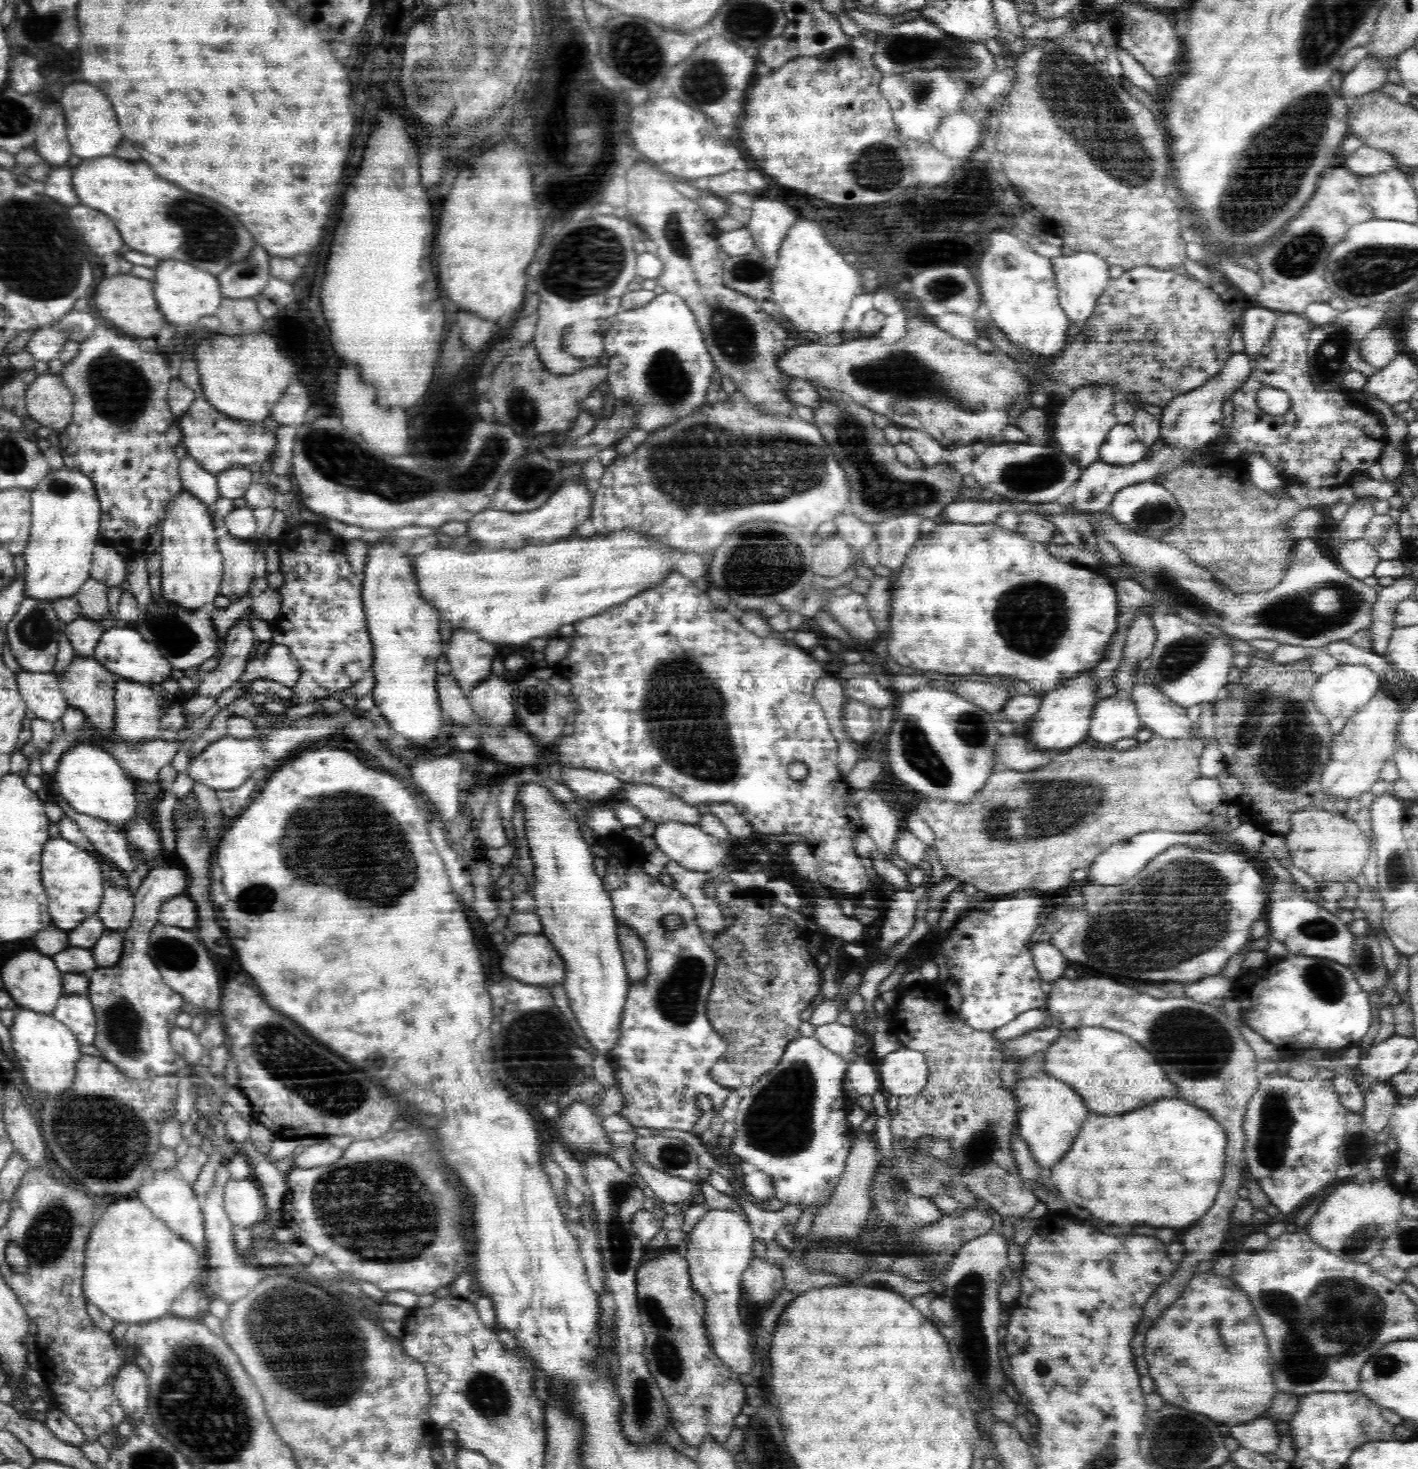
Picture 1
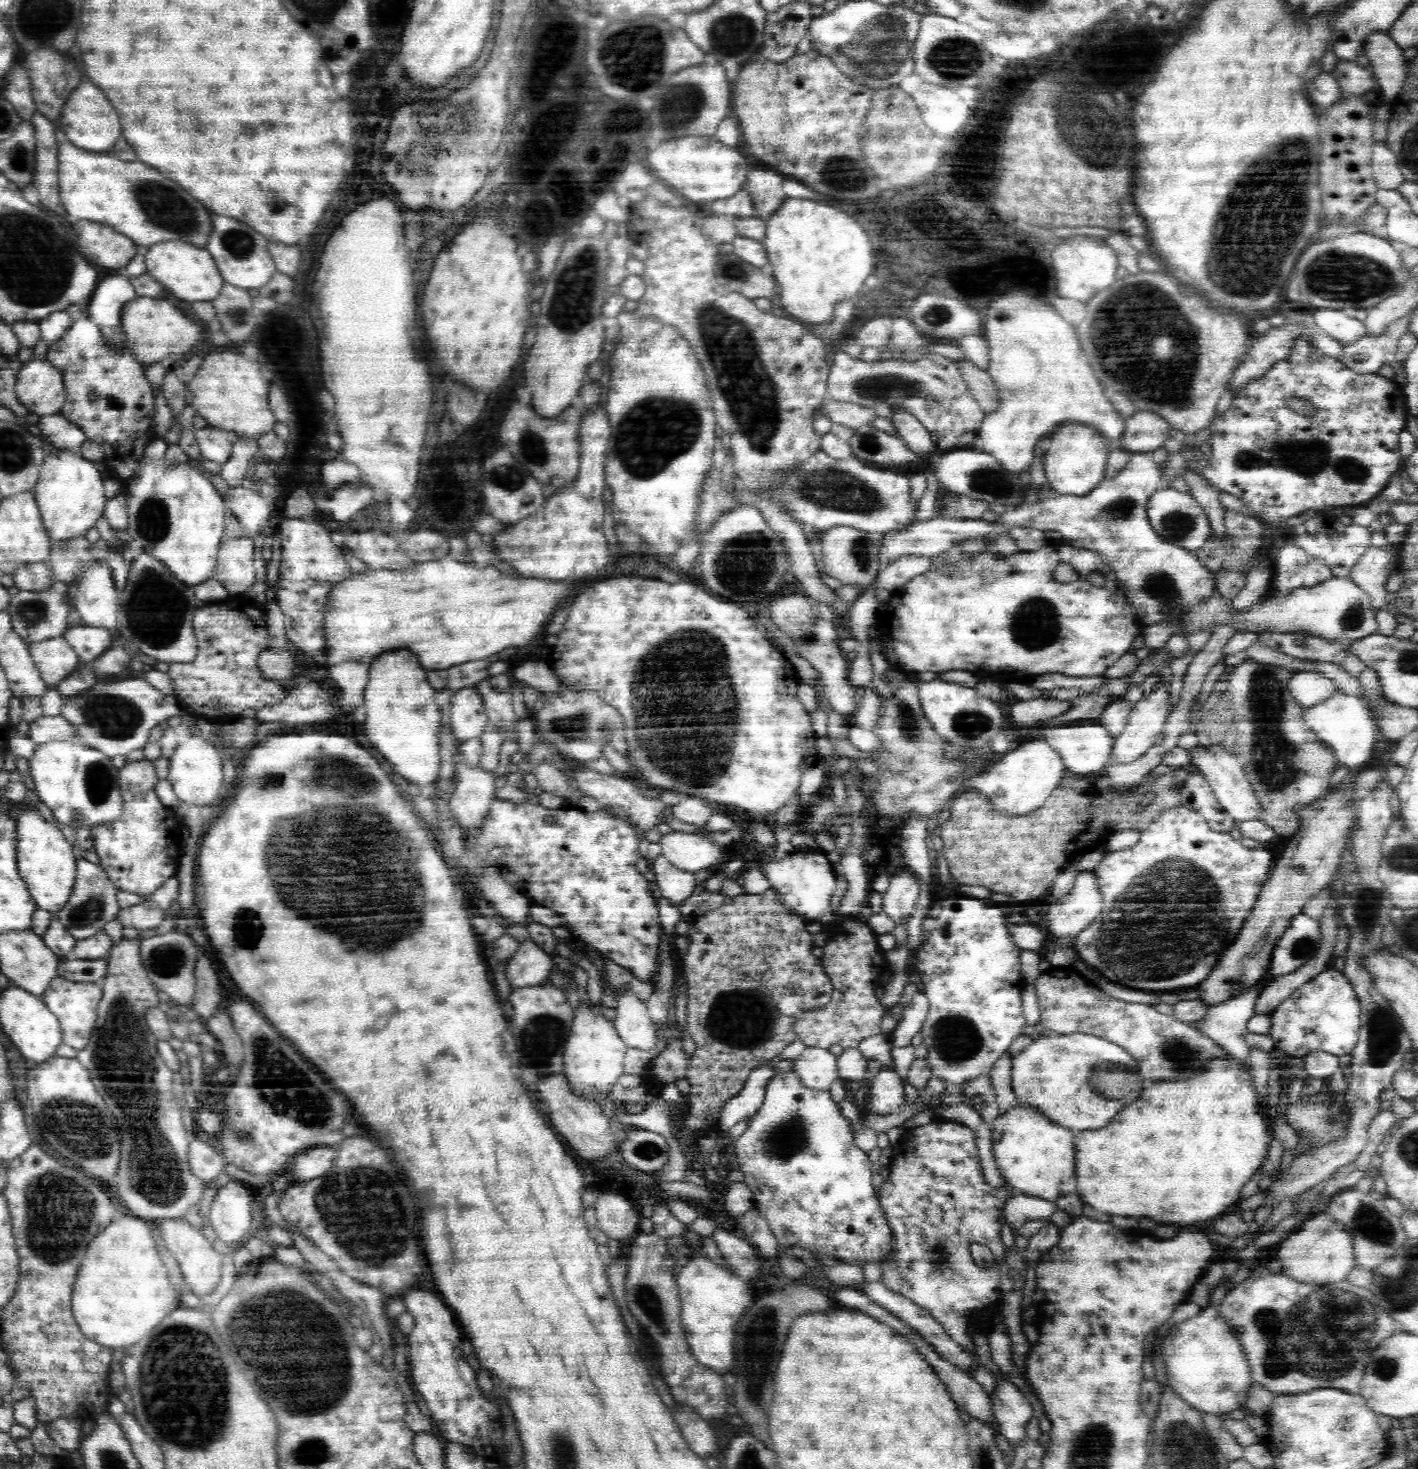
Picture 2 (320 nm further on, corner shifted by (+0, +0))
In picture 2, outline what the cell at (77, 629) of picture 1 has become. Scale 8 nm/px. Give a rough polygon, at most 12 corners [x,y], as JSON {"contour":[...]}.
{"contour":[[106,561],[83,574],[74,608],[86,625],[116,629],[120,592]]}

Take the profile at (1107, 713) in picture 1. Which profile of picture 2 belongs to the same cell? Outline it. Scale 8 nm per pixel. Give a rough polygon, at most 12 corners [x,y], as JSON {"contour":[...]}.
{"contour":[[1097,720],[1047,729],[1067,774],[1103,774],[1115,739]]}

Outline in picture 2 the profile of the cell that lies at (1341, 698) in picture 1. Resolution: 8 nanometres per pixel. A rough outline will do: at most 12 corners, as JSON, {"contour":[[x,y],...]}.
{"contour":[[1336,690],[1304,713],[1339,766],[1362,766],[1376,742],[1372,712]]}

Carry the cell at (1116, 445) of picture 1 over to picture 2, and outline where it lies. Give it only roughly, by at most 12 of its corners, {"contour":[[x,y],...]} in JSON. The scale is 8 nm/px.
{"contour":[[1138,411],[1124,422],[1121,448],[1151,452],[1171,438],[1162,416]]}

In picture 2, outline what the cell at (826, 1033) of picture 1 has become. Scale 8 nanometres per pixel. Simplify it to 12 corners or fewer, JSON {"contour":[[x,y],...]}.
{"contour":[[806,1047],[792,1066],[801,1084],[828,1089],[838,1079],[829,1050]]}

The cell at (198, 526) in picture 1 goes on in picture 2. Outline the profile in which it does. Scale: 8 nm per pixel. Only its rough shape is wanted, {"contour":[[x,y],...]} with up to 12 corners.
{"contour":[[154,437],[121,488],[124,534],[197,586],[227,510],[196,463]]}

